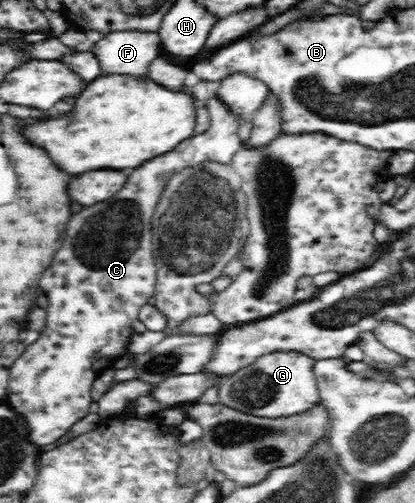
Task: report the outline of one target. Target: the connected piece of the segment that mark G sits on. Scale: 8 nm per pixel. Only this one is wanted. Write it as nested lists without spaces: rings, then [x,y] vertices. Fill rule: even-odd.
[[[276,352],[261,357],[256,363],[240,368],[219,383],[219,401],[231,409],[260,418],[304,415],[321,405],[317,379],[312,373],[314,361],[314,358],[298,352]]]

